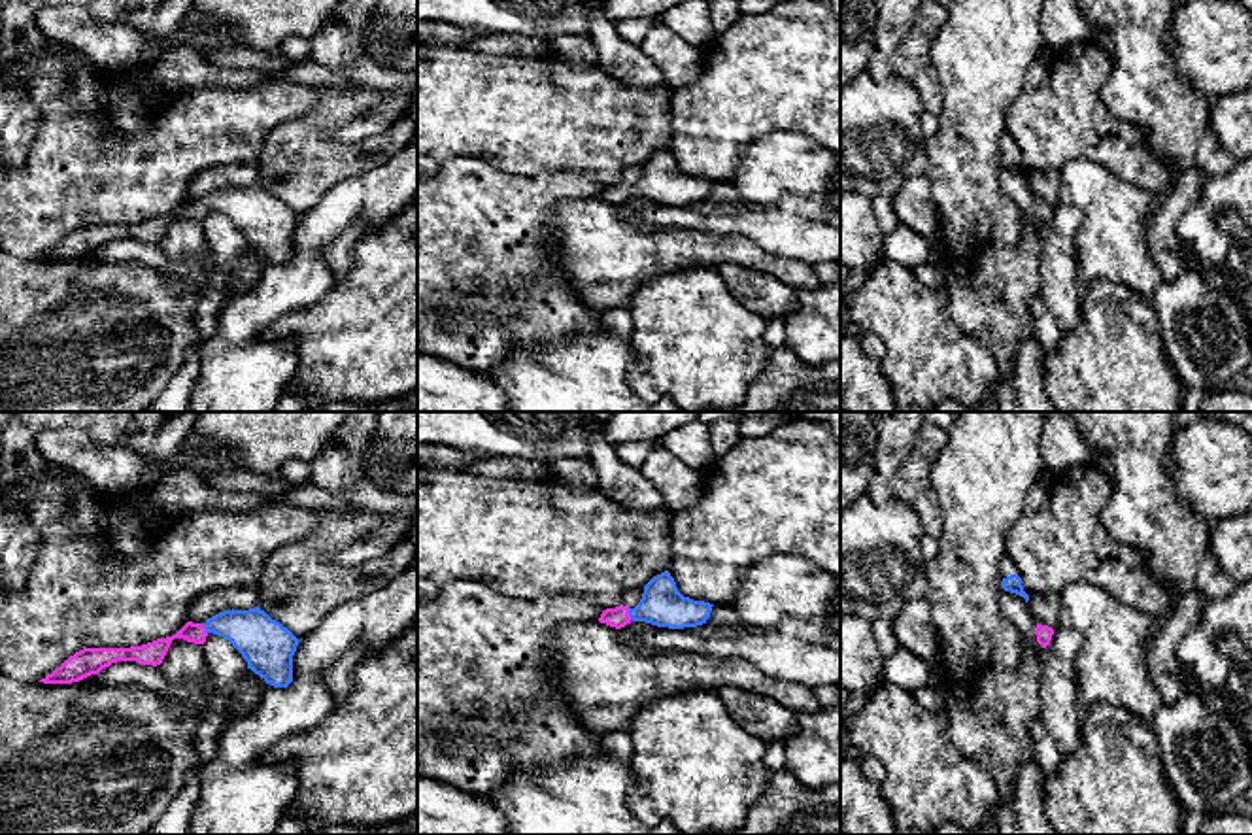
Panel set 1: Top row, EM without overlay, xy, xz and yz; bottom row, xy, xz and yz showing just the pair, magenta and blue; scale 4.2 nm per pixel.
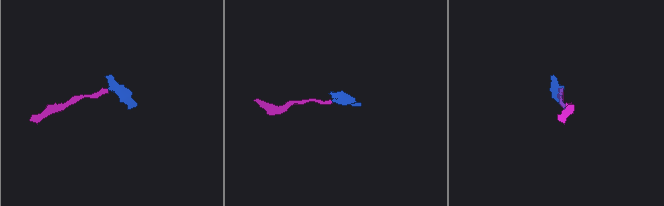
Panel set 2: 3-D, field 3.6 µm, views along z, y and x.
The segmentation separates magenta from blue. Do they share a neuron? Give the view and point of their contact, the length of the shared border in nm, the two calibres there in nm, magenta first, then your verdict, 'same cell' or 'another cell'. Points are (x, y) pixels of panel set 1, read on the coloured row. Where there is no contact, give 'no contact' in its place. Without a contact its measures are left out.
xz (627, 614) | 50 nm | 90/180 nm | same cell

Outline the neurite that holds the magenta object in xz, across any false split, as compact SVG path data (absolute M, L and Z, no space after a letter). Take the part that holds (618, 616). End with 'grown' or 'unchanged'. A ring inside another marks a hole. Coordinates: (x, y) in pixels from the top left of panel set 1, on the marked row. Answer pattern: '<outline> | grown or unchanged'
M668 571L653 576L634 608L623 605L602 610L599 622L621 629L631 622L646 622L657 627L684 629L706 623L710 603L684 597Z | grown

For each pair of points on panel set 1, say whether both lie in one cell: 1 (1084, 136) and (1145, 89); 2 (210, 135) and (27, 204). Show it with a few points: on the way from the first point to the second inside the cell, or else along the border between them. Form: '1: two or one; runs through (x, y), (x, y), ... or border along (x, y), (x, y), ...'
1: two; border along (1109, 70), (1101, 87), (1103, 102), (1149, 140)
2: one; runs through (165, 159), (148, 174), (131, 182), (72, 182)

